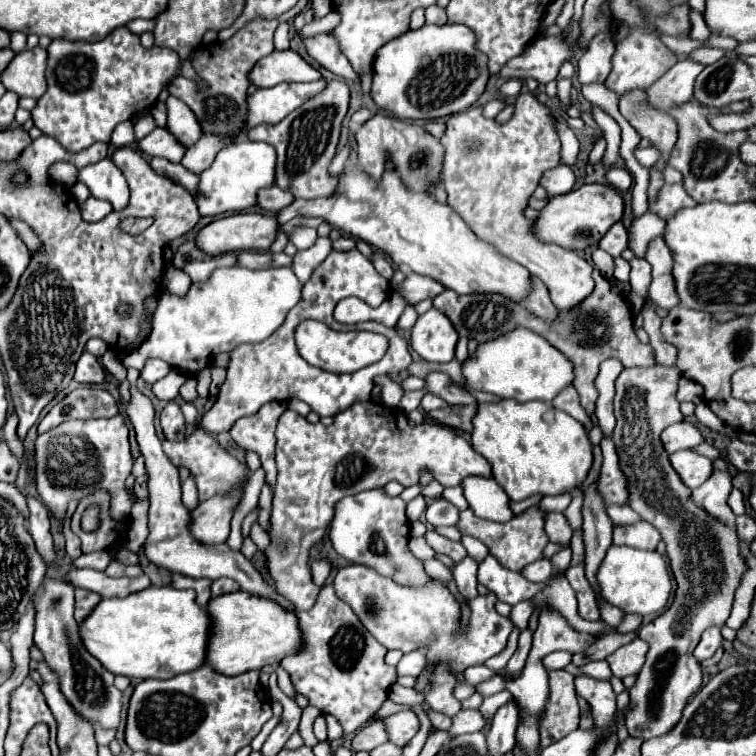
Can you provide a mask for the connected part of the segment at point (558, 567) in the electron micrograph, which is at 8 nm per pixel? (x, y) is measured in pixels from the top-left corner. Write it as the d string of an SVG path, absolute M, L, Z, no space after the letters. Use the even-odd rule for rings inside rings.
M565 549L565 551L555 553L555 555L551 557L551 563L553 563L553 569L555 569L555 571L565 573L567 567L569 567L569 563L571 563L571 549Z

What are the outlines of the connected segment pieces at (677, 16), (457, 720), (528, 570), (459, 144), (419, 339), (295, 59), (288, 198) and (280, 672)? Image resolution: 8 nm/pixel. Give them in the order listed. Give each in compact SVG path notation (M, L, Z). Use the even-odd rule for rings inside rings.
M679 5L671 11L671 15L667 15L665 19L661 17L657 21L659 31L663 31L665 35L673 35L673 37L689 37L691 31L691 23L689 23L689 5Z
M459 711L459 715L453 717L453 725L449 727L449 737L461 735L461 733L475 733L481 731L483 727L483 717L479 711Z
M541 559L541 561L537 561L537 563L531 563L531 565L527 565L521 573L523 573L523 577L529 579L531 583L533 583L533 581L535 581L535 583L543 583L543 581L547 581L547 577L549 577L549 559Z
M529 91L519 93L513 117L505 123L497 123L495 119L483 117L483 107L469 107L467 111L455 113L453 117L449 117L447 131L439 139L445 149L441 185L449 195L447 203L463 217L463 221L479 239L495 245L495 249L501 255L523 265L531 275L539 277L547 285L551 301L557 309L571 309L593 291L593 267L577 251L559 247L555 243L543 243L533 231L533 221L527 219L523 213L523 209L527 207L527 199L539 185L541 175L561 165L561 141L553 123L555 119L549 113L549 109L543 103L539 103L539 99Z
M435 307L419 315L411 329L411 347L429 363L447 363L455 355L457 331Z
M273 51L263 57L249 75L251 83L257 87L275 87L279 83L301 83L301 81L317 81L321 73L313 69L299 53Z
M269 187L269 189L261 189L259 191L259 207L267 213L277 213L279 209L287 207L287 203L293 203L295 197L289 191L283 191L279 187Z
M280 666L276 670L276 674L278 685L283 693L285 693L288 697L295 699L296 690L291 682L289 674Z

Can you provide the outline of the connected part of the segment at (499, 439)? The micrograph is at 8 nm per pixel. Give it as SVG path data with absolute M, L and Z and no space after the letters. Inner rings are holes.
M501 399L497 403L479 403L477 415L473 417L471 445L489 461L493 469L493 479L505 489L505 493L513 501L523 501L535 493L543 495L567 493L571 487L577 487L585 481L593 465L593 447L583 425L575 421L571 415L555 409L549 401L517 403L513 399Z

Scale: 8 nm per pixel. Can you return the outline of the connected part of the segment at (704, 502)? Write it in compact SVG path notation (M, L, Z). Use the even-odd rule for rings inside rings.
M713 471L711 477L701 487L693 489L693 499L701 509L709 511L719 521L731 525L735 521L735 517L727 505L729 491L731 491L731 473Z

